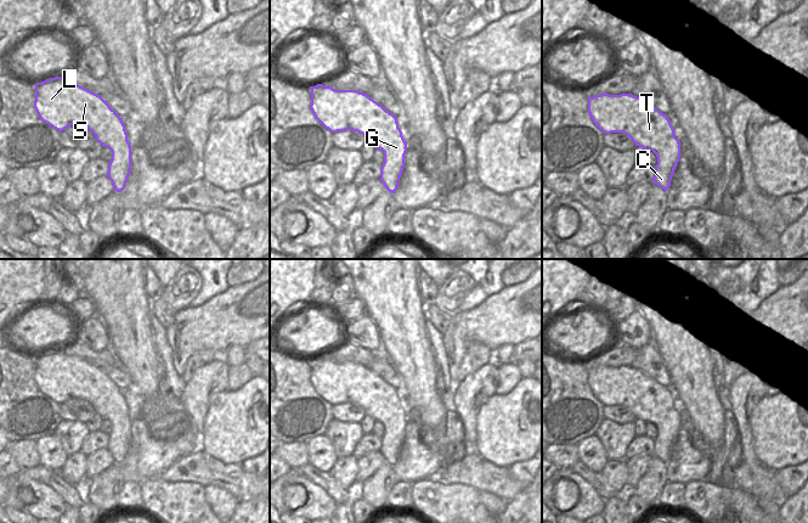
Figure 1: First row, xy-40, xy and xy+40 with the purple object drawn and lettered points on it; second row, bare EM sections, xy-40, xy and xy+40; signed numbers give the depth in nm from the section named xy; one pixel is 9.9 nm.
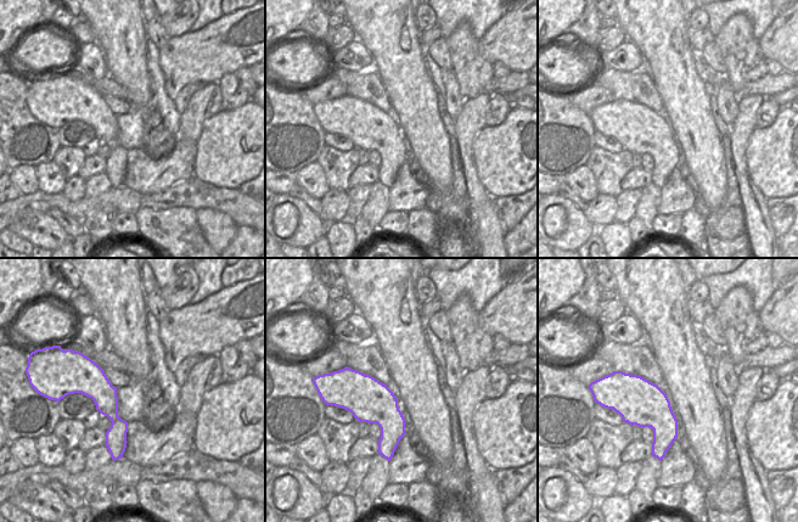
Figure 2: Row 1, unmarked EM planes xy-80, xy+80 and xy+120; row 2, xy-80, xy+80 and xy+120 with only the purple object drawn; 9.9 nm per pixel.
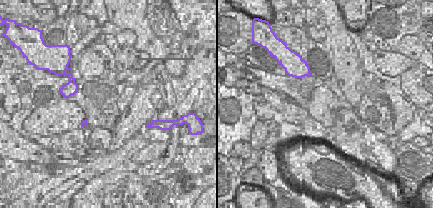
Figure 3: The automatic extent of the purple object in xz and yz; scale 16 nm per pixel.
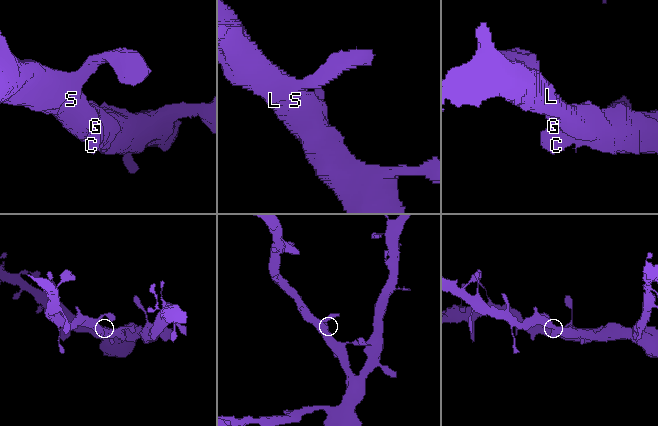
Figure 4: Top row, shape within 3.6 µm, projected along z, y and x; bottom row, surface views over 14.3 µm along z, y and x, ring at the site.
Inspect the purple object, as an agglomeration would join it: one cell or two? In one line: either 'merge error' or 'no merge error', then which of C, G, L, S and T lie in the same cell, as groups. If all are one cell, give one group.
no merge error | C G L S T

